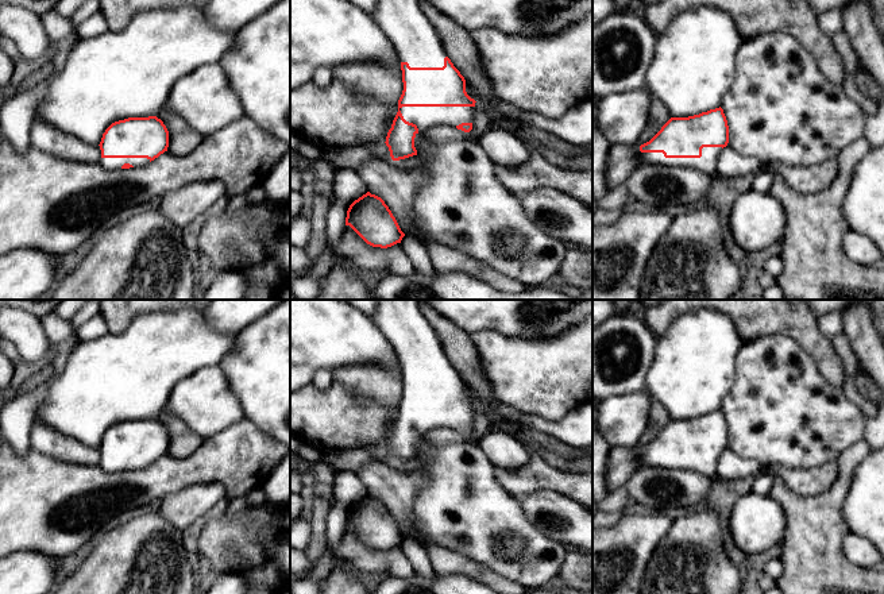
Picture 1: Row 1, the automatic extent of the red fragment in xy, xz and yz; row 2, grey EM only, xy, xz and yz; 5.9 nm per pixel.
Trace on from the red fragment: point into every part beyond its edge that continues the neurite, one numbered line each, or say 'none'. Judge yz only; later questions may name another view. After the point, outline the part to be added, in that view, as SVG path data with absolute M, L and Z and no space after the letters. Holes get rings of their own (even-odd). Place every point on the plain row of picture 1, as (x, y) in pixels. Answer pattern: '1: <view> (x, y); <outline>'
1: yz (707, 465); M703 450L700 460L665 460L663 455L640 455L638 459L640 467L692 470L714 481L721 454L722 450Z

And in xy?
1: xy (112, 466); M100 460L100 467L109 472L121 471L124 466L130 466L134 470L146 468L150 466L147 460Z

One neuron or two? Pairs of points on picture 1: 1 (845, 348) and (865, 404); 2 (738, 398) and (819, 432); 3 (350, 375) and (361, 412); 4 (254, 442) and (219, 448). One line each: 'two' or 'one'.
1: one
2: one
3: two
4: one

